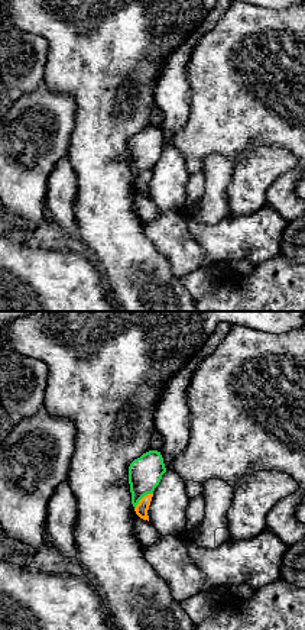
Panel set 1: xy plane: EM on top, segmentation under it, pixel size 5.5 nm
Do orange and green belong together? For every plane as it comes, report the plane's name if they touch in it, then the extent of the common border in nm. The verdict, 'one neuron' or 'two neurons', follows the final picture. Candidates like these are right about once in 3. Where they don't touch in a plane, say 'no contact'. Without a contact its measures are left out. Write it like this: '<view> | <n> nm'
xy | 140 nm

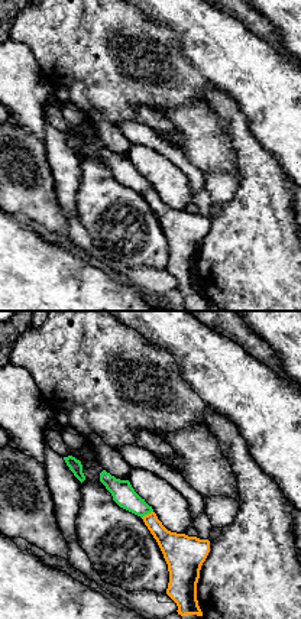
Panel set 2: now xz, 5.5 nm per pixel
xz | 80 nm

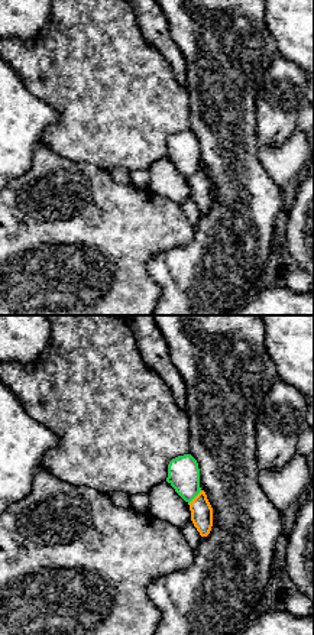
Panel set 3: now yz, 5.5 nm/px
yz | 110 nm

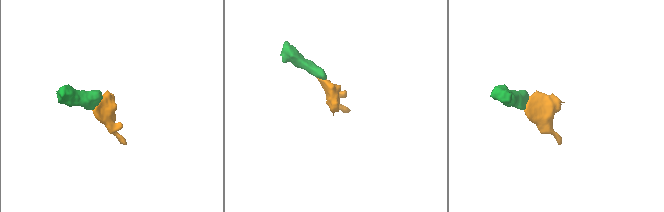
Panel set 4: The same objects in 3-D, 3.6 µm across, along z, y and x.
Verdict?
two neurons

